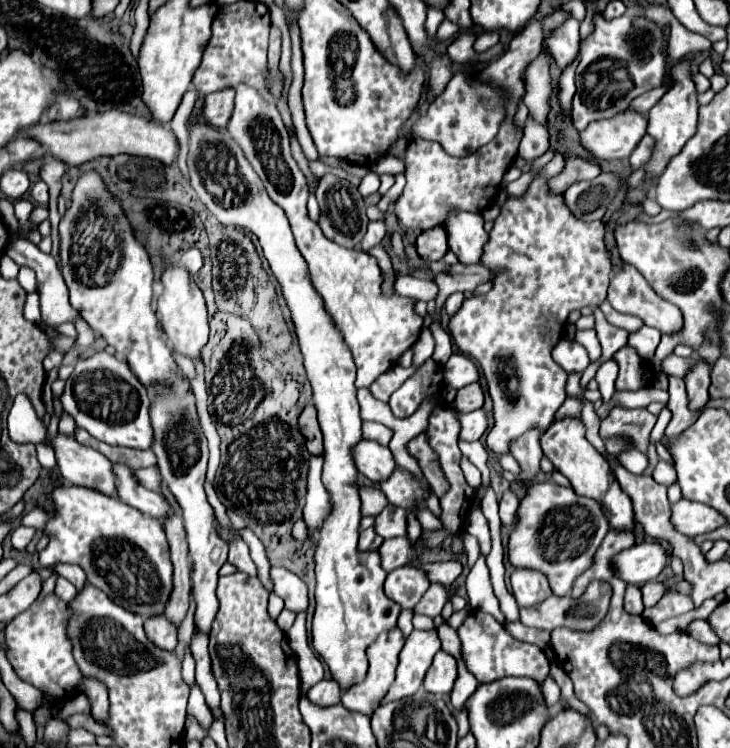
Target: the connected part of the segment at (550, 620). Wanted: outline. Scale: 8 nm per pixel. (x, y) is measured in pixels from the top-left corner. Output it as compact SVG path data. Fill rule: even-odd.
M591 582L587 586L587 590L583 592L581 598L571 598L571 596L549 596L545 602L541 602L539 606L521 610L521 618L525 626L533 626L539 630L555 630L555 628L571 628L571 630L581 630L581 632L591 632L595 630L607 610L609 610L609 602L611 602L611 586L607 582Z

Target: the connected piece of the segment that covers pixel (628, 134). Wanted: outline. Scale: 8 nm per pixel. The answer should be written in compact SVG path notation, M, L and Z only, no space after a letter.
M625 110L611 120L591 122L581 132L583 146L597 158L629 158L639 140L645 136L647 120L637 110Z

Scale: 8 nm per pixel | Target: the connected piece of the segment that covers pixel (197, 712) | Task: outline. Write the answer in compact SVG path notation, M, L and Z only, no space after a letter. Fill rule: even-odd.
M191 684L191 694L189 694L189 702L187 702L187 714L191 714L199 722L199 726L203 726L205 730L209 730L211 724L213 724L211 712L207 710L207 704L203 702L203 694L201 694L197 684Z

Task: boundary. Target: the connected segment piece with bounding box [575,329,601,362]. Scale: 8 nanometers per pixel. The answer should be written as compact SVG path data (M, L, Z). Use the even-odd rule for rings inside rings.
M595 329L585 330L585 332L576 332L575 340L585 346L591 362L595 362L595 360L601 357L601 345L598 341Z

